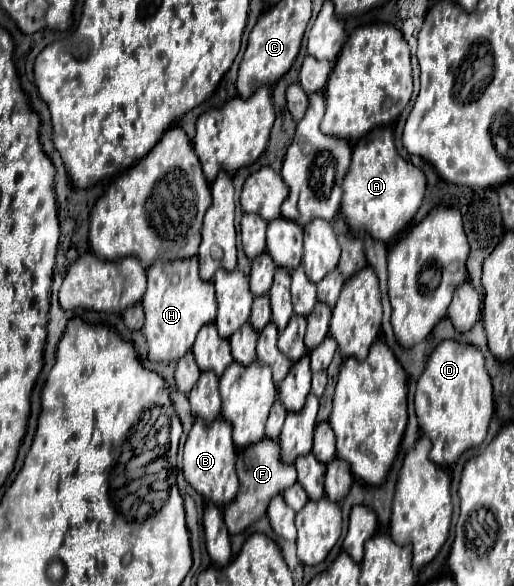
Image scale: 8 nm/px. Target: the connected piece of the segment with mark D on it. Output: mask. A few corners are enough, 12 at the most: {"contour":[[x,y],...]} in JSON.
{"contour":[[442,341],[414,405],[450,469],[494,413],[482,353]]}

